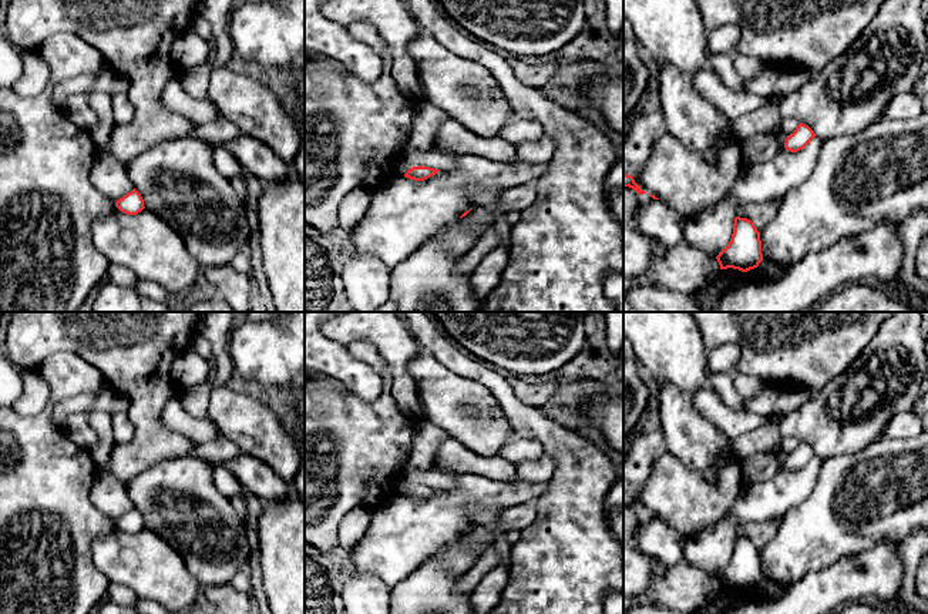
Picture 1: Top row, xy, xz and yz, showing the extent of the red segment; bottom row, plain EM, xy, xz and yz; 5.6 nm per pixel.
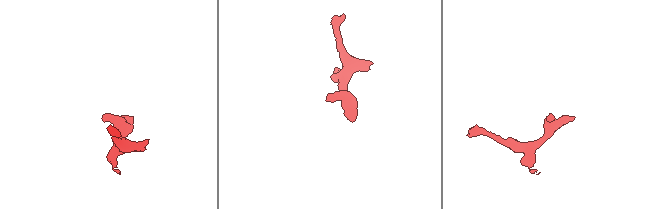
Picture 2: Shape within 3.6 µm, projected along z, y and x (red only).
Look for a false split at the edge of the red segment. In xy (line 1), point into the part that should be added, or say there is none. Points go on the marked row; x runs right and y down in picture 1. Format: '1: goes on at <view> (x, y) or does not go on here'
1: does not go on here

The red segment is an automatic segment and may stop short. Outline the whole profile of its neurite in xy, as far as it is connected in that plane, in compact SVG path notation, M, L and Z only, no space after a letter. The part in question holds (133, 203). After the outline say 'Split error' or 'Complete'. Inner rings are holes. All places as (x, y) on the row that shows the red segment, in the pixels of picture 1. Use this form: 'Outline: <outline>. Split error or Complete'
Outline: M135 188L131 192L128 192L127 195L124 195L122 198L120 198L115 202L115 207L121 212L128 214L128 215L137 215L138 212L141 212L145 208L144 199Z. Complete

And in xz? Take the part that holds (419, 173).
Outline: M413 167L410 168L404 177L406 178L410 178L410 179L414 179L414 181L424 181L433 175L436 175L440 170L434 170L434 168L430 168L430 167Z. Complete

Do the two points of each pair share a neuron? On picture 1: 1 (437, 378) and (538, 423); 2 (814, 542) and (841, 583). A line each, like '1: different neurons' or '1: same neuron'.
1: different neurons
2: different neurons

